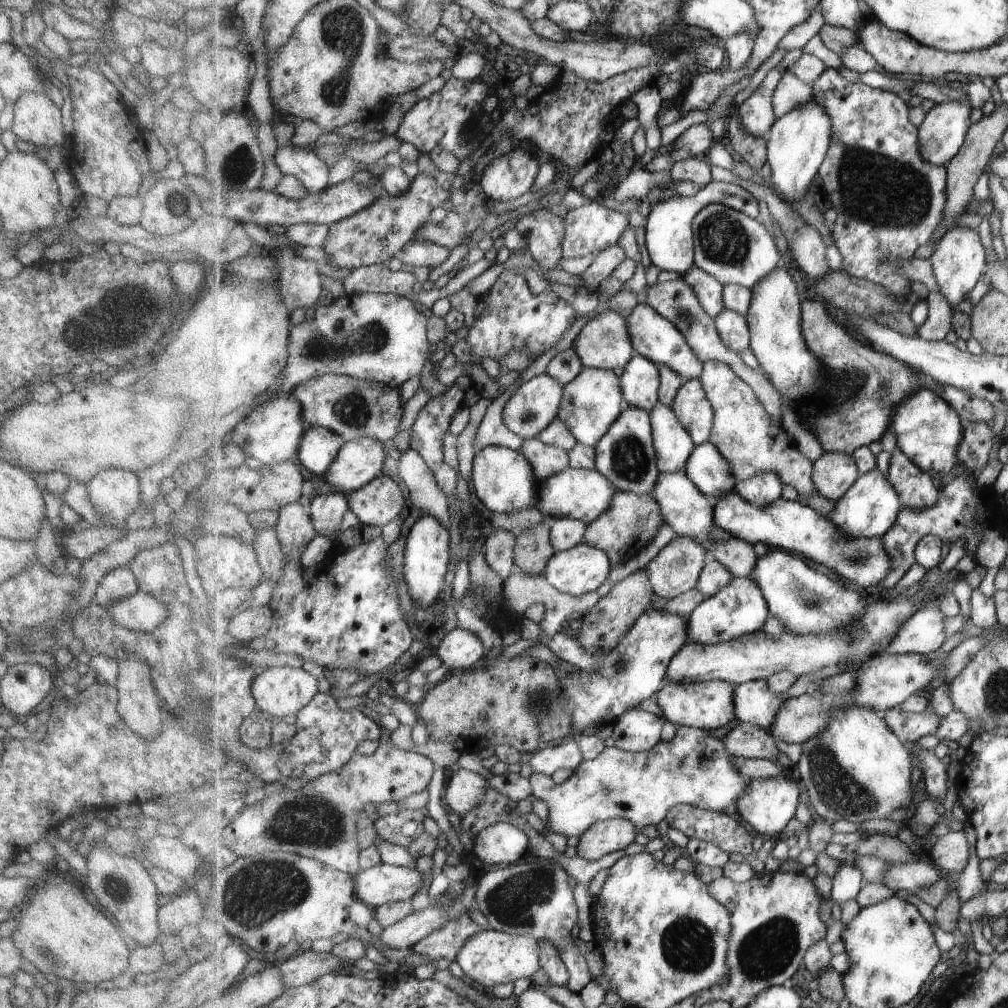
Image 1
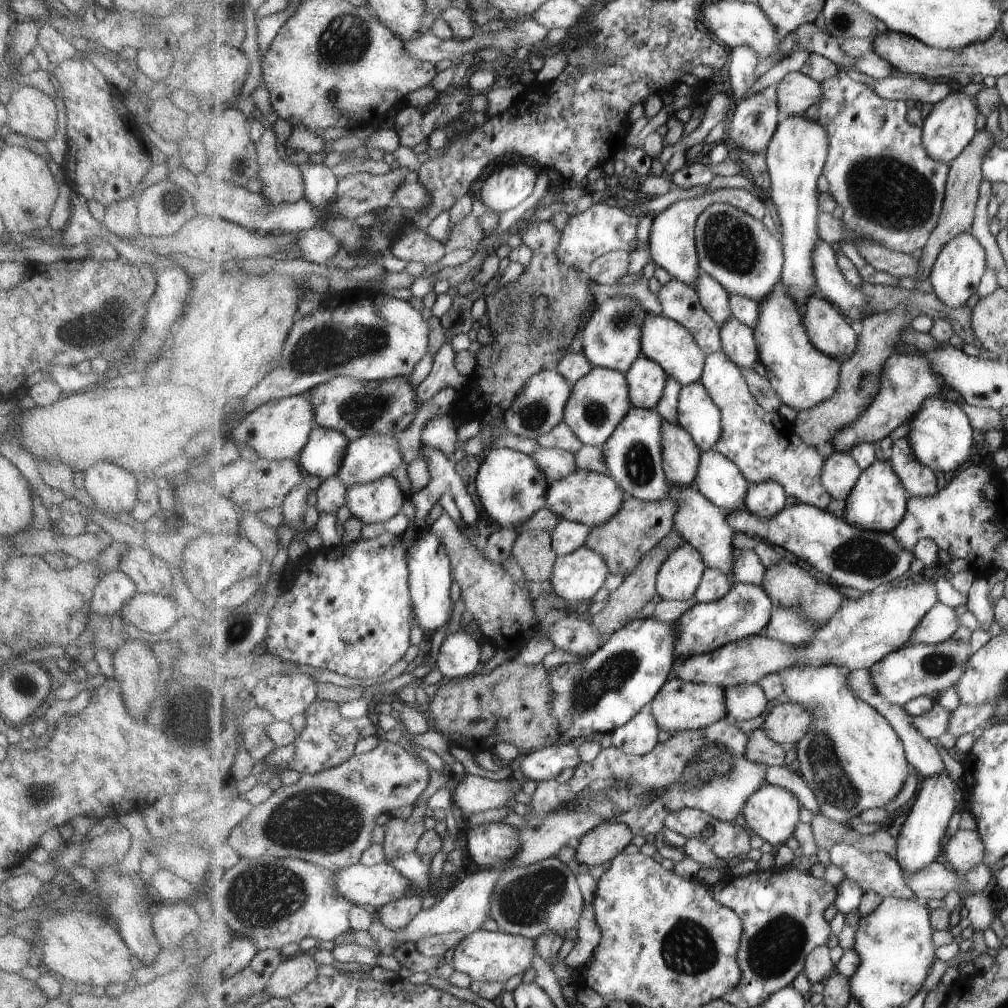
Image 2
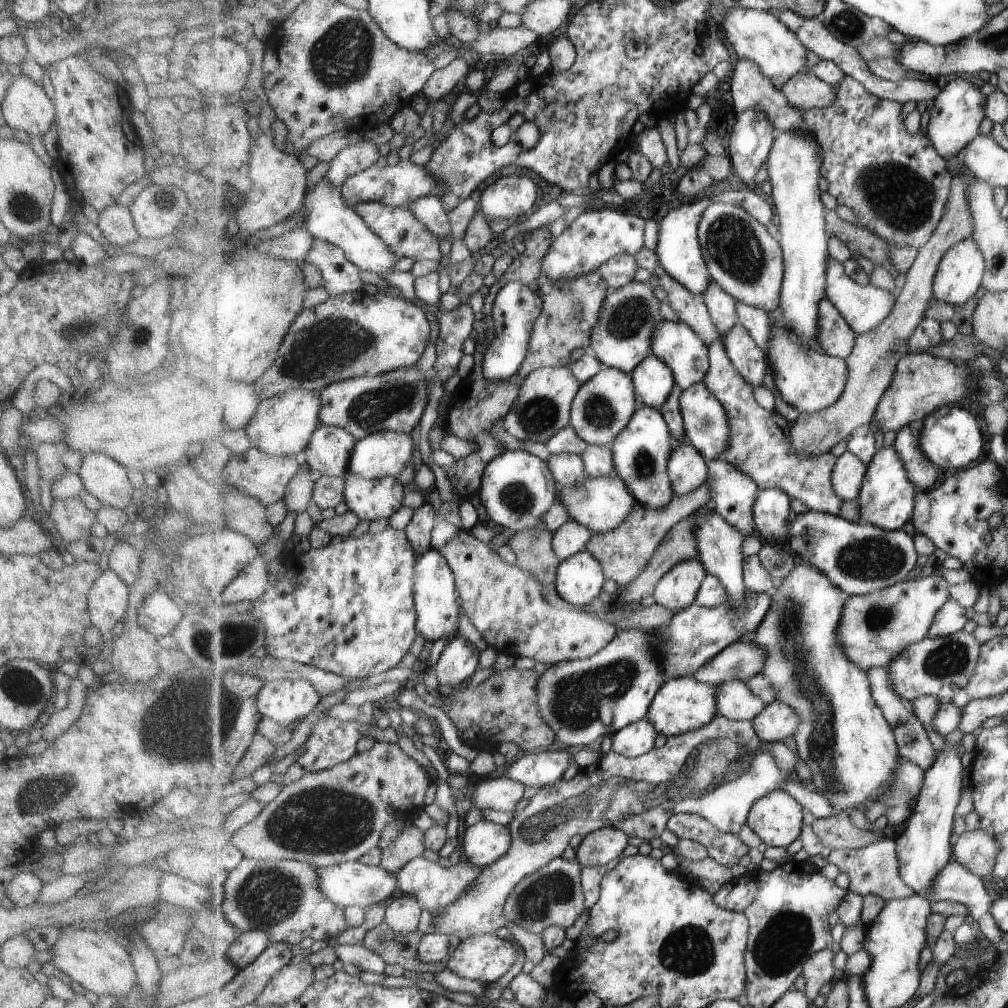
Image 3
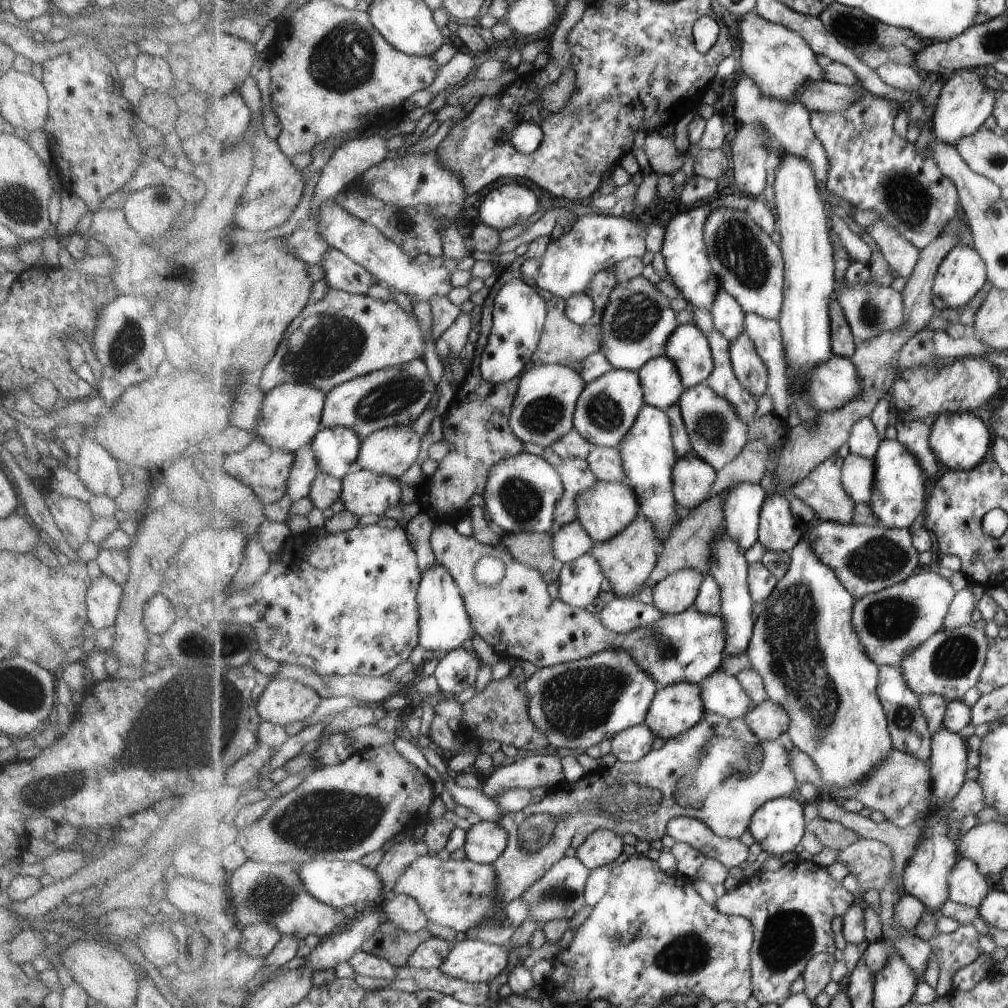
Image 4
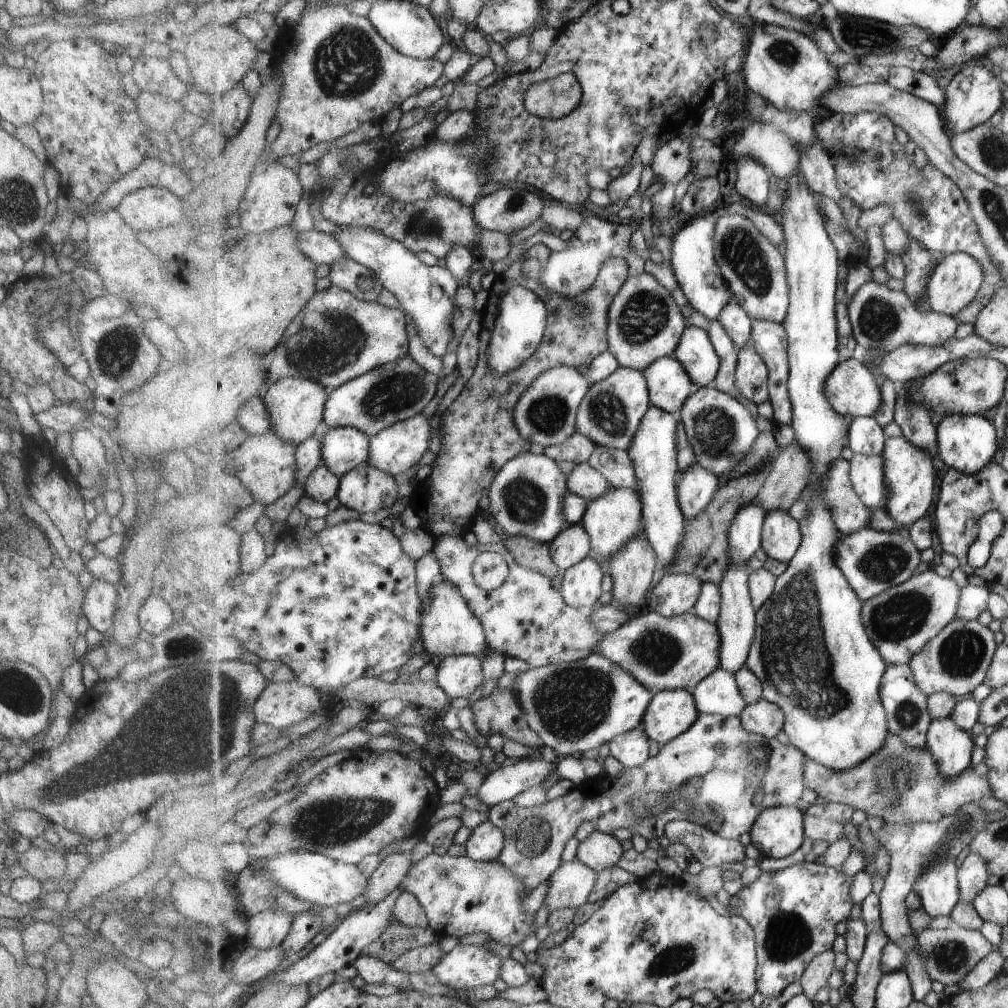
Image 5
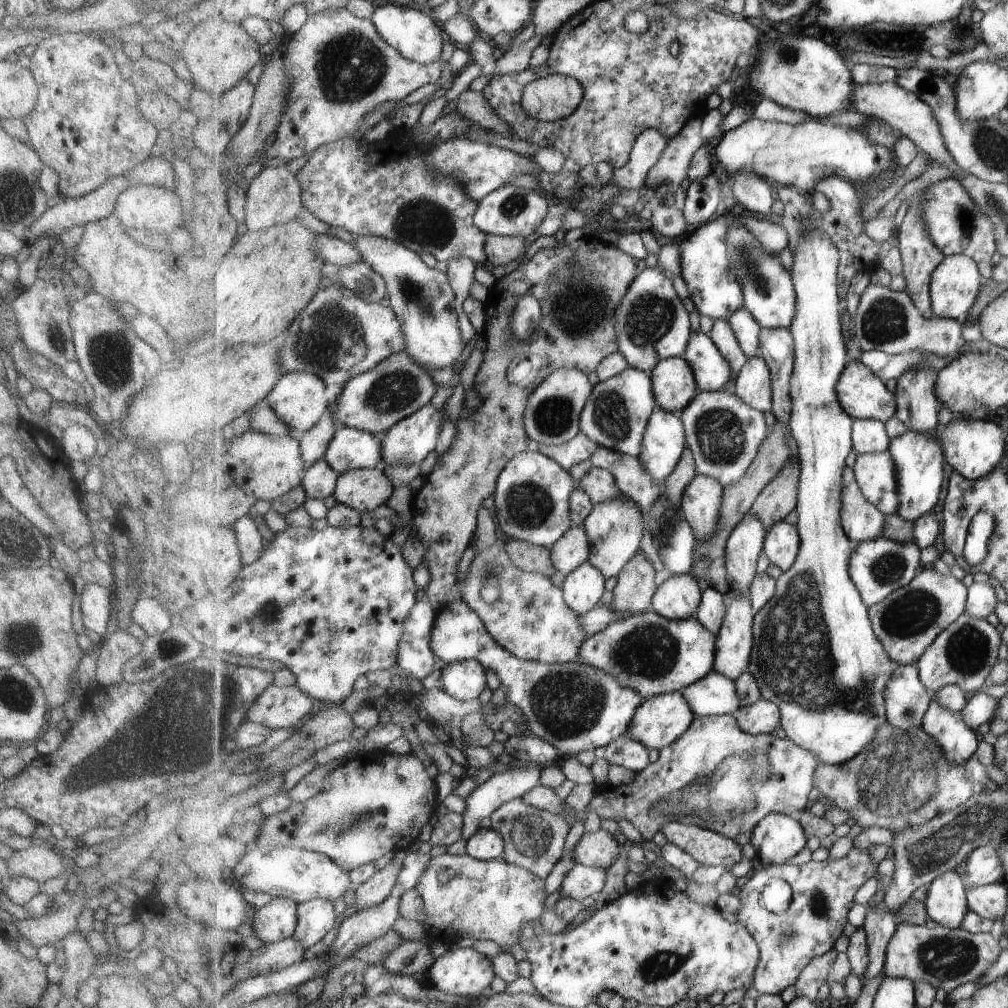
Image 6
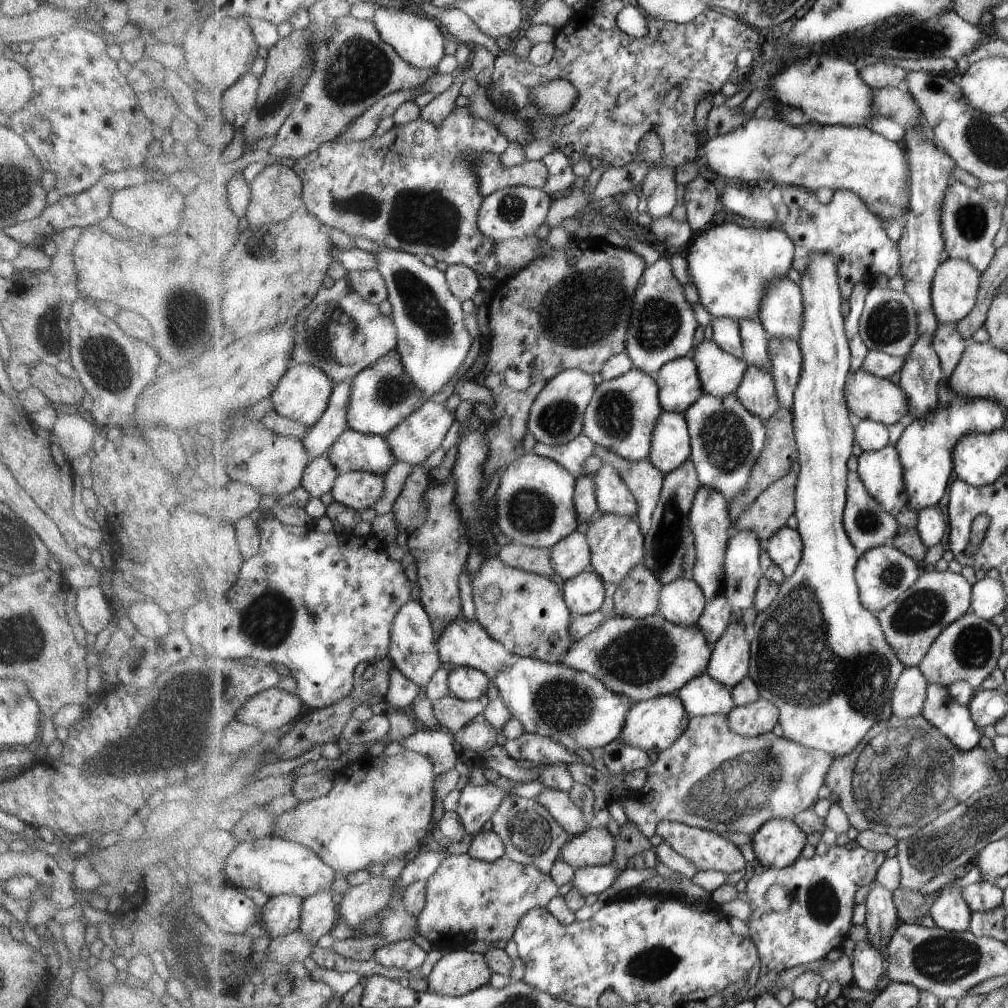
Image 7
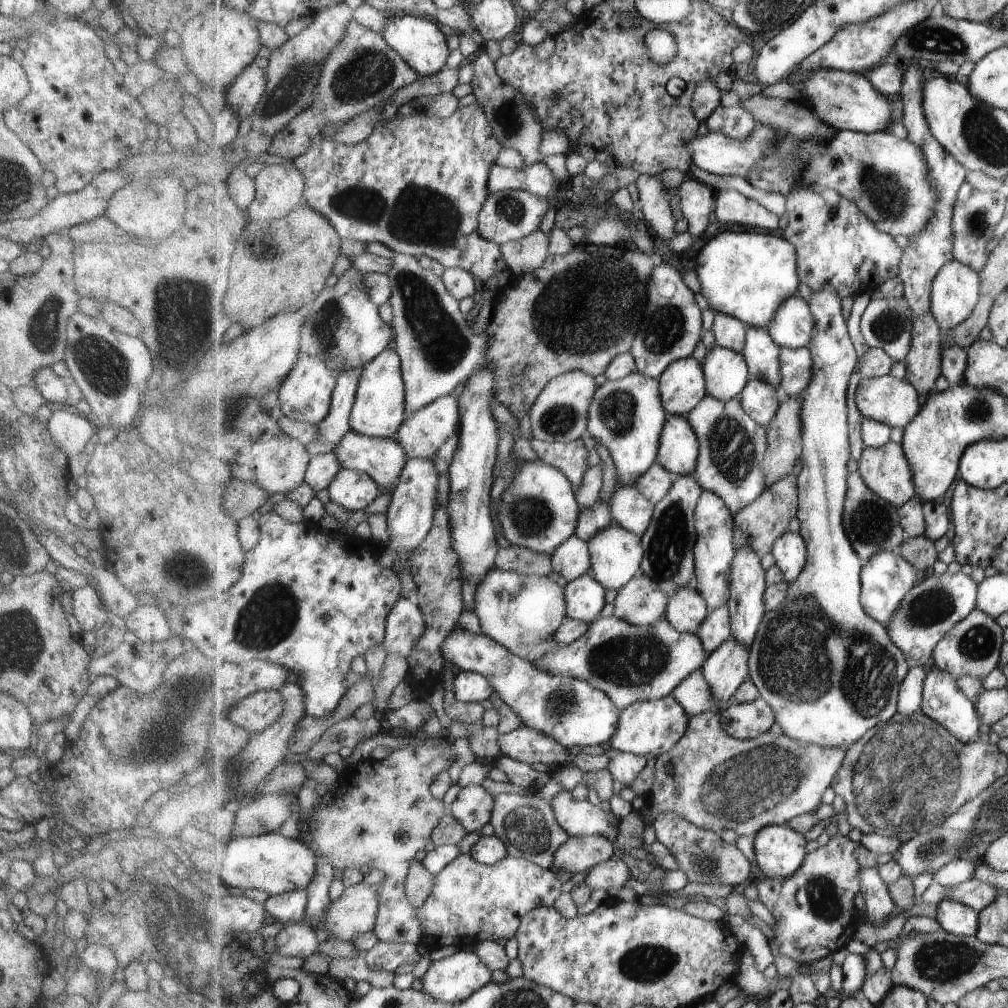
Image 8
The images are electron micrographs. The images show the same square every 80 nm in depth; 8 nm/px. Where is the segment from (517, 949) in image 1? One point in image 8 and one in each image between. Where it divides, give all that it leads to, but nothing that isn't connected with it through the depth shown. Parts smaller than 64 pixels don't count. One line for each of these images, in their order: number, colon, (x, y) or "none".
2: (488, 956)
3: (485, 958)
4: (473, 960)
5: (466, 966)
6: (464, 971)
7: (458, 973)
8: (454, 978)

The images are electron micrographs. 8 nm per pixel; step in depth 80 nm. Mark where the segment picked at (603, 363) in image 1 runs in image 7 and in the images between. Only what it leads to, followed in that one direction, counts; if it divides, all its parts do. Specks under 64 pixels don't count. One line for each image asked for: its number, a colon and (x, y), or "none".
2: (612, 338)
3: (630, 316)
4: (638, 320)
5: (645, 324)
6: (652, 325)
7: (663, 327)

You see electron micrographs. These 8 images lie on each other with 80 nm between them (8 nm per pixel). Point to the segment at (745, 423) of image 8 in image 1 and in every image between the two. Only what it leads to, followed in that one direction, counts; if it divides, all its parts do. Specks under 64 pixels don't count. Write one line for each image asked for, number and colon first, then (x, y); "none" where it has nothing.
1: (696, 412)
2: (697, 412)
3: (708, 427)
4: (717, 433)
5: (721, 428)
6: (725, 433)
7: (728, 440)

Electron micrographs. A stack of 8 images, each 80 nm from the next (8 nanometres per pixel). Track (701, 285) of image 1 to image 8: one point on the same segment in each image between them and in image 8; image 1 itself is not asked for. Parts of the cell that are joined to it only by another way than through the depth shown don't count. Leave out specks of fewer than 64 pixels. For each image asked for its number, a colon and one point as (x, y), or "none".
2: (715, 298)
3: (723, 307)
4: (729, 317)
5: (737, 322)
6: (747, 329)
7: (757, 353)
8: (762, 353)

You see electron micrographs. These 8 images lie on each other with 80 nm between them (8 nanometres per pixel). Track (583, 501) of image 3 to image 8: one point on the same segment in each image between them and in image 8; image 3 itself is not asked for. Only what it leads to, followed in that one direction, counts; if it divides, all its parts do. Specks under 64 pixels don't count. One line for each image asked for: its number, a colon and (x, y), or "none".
4: (605, 510)
5: (612, 520)
6: (615, 529)
7: (617, 545)
8: (617, 553)

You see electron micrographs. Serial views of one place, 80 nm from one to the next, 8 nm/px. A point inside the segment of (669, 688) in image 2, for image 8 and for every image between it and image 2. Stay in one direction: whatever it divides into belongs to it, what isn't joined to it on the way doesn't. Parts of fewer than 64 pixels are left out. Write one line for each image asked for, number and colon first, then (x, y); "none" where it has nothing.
3: (683, 704)
4: (676, 708)
5: (671, 712)
6: (659, 721)
7: (654, 725)
8: (646, 728)

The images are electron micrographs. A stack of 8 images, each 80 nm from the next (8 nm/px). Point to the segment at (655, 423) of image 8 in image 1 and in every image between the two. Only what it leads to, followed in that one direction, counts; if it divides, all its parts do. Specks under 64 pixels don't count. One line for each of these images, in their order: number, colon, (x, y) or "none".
1: (592, 402)
2: (599, 402)
3: (604, 406)
4: (609, 406)
5: (611, 413)
6: (616, 416)
7: (625, 411)

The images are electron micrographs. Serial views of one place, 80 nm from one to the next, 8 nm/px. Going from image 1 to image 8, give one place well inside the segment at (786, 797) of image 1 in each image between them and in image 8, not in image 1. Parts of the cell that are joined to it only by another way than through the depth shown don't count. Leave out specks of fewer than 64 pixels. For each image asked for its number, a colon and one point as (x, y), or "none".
2: (772, 812)
3: (777, 819)
4: (779, 825)
5: (780, 830)
6: (779, 836)
7: (778, 844)
8: (780, 850)

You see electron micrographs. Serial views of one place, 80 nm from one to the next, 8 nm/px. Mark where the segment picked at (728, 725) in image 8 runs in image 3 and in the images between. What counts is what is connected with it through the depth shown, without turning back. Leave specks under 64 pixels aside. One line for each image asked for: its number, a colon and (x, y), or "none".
3: (777, 721)
4: (768, 720)
5: (765, 718)
6: (763, 717)
7: (753, 720)

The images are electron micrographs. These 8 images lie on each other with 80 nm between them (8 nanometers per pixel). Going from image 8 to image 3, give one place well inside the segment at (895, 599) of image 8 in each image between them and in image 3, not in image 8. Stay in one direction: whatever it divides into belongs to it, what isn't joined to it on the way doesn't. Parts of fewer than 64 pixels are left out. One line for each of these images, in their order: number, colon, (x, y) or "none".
3: (861, 558)
4: (868, 559)
5: (874, 561)
6: (878, 567)
7: (885, 573)

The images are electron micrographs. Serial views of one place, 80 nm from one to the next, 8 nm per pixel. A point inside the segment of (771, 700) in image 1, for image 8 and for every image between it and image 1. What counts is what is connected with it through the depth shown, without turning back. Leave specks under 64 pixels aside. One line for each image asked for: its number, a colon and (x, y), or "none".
2: (745, 702)
3: (736, 700)
4: (723, 694)
5: (719, 693)
6: (715, 694)
7: (704, 695)
8: (695, 693)

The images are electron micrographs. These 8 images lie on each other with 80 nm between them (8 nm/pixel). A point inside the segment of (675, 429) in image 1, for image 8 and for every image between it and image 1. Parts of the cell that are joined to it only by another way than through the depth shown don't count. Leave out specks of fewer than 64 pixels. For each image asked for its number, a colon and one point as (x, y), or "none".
2: (682, 455)
3: (688, 469)
4: (693, 477)
5: (697, 486)
6: (700, 505)
7: (711, 521)
8: (715, 551)

